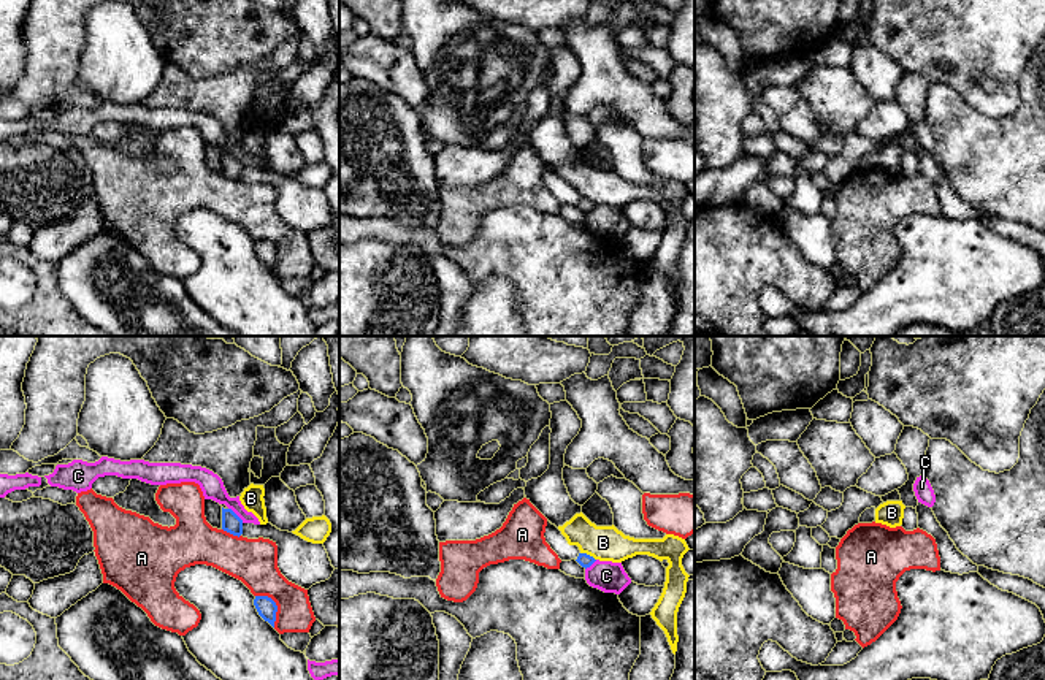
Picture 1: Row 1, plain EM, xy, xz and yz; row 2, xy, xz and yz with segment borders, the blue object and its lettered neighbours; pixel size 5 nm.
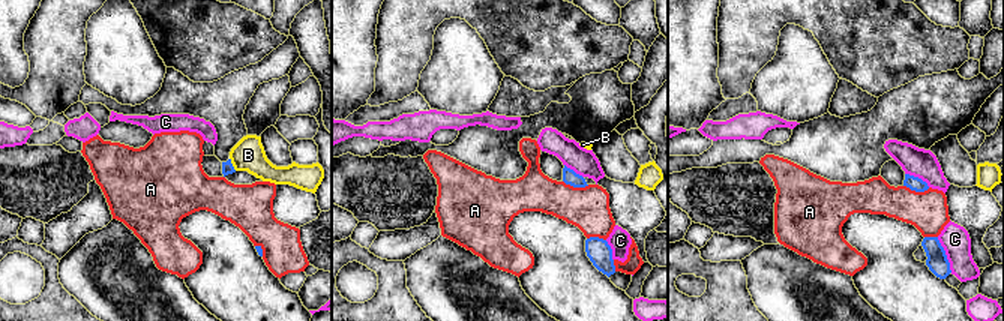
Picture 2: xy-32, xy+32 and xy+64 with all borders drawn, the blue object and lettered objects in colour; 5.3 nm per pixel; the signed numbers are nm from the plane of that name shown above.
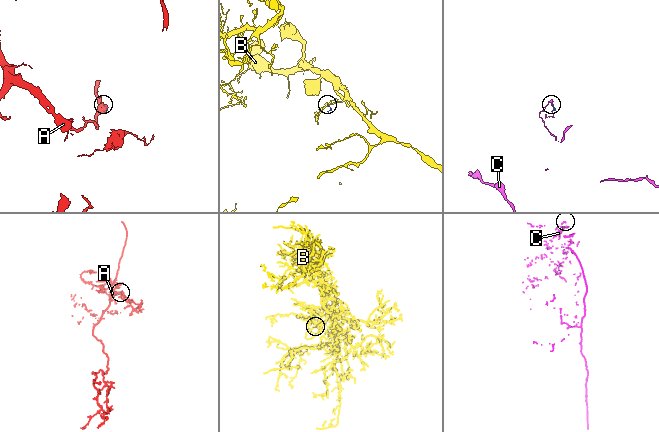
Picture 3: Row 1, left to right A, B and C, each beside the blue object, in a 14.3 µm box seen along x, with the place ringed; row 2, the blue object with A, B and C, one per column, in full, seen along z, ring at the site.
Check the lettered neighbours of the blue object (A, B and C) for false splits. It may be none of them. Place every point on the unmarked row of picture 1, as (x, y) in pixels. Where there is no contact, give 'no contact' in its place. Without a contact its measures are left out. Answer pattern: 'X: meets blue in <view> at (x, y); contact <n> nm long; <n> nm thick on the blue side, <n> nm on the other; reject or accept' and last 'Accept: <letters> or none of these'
A: meets blue in xy at (276, 251); contact 190 nm long; 100 nm thick on the blue side, 220 nm on the other; reject
B: meets blue in xz at (589, 200); contact 90 nm long; 70 nm thick on the blue side, 180 nm on the other; reject
C: meets blue in xy at (237, 160); contact 110 nm long; 100 nm thick on the blue side, 120 nm on the other; reject
Accept: none of these

